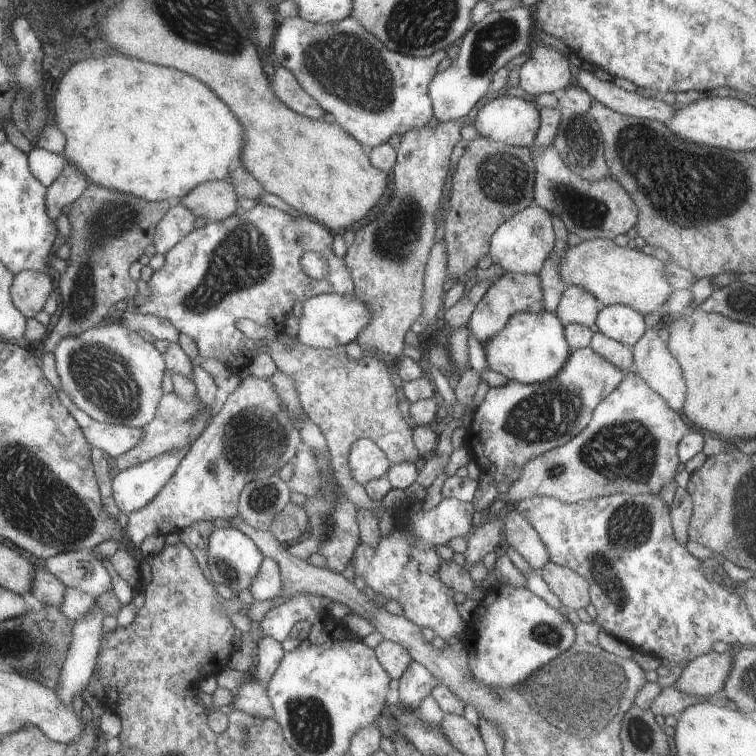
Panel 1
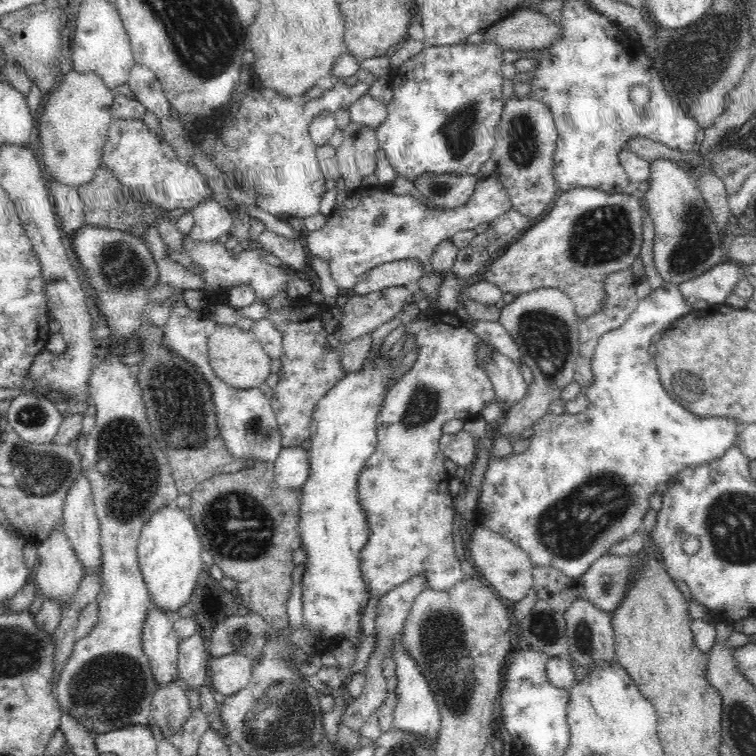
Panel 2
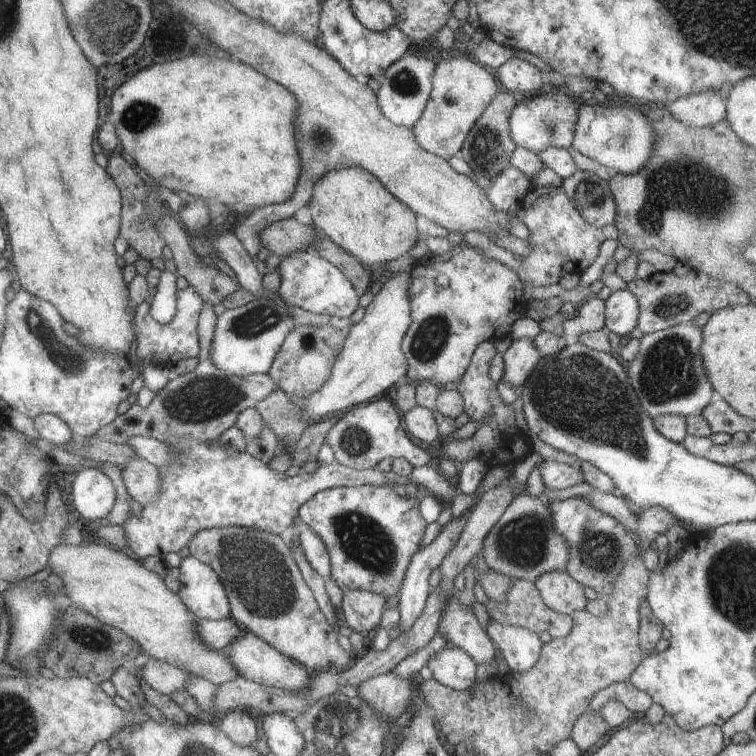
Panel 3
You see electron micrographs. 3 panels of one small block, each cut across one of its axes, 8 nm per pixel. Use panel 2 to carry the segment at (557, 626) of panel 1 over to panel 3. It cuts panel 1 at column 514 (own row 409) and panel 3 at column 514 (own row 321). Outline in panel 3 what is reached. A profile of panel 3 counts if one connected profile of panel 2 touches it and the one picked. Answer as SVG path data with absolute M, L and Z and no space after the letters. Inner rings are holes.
M489 620L487 636L499 648L499 652L509 668L509 674L513 674L513 676L521 676L521 674L529 672L541 656L543 642L537 640L535 632Z

